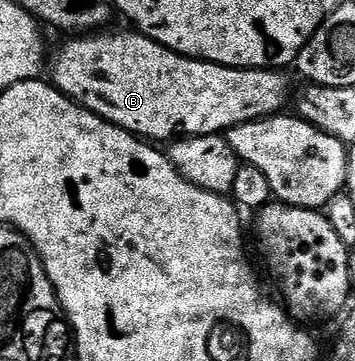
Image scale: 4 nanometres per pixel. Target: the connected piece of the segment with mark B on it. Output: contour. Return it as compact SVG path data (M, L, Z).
M126 28L118 35L98 32L93 36L74 36L58 54L54 62L53 85L57 86L67 98L98 114L113 126L129 130L131 134L162 144L165 138L174 140L183 134L217 134L239 126L245 122L255 122L261 118L281 115L292 89L286 83L285 73L277 69L247 70L236 66L221 66L202 62L198 58L186 58L153 42L148 36Z

